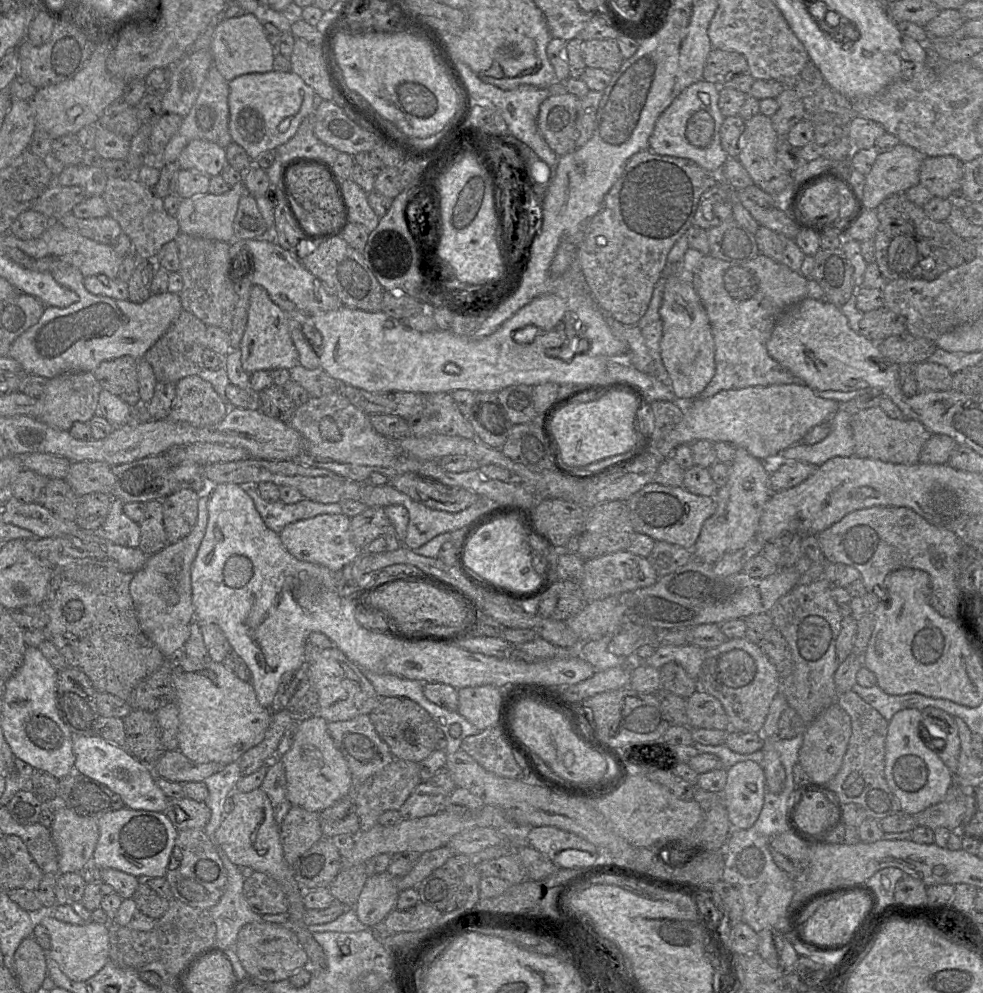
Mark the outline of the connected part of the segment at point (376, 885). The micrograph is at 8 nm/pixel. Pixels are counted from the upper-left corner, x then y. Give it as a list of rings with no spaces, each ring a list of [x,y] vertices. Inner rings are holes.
[[[387,871],[367,877],[355,904],[355,912],[364,925],[374,927],[393,909],[399,895],[396,878]]]

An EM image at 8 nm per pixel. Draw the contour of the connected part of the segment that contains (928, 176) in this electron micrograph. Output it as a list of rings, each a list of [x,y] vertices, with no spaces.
[[[955,156],[924,157],[920,166],[919,183],[926,187],[933,197],[947,198],[952,192],[960,189],[963,165]]]

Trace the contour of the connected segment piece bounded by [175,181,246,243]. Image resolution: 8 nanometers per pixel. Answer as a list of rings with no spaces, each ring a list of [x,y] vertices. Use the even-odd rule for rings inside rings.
[[[242,181],[242,183],[232,186],[229,191],[221,195],[206,193],[197,197],[181,199],[175,216],[179,224],[180,232],[208,240],[231,243],[235,240],[233,222],[238,203],[245,193],[246,189]]]

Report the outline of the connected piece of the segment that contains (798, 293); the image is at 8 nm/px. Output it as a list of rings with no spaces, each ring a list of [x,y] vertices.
[[[709,254],[695,269],[691,282],[706,310],[715,345],[715,374],[697,398],[706,399],[720,391],[747,387],[804,384],[769,355],[766,343],[781,314],[807,297],[805,277],[762,254],[746,262],[726,262]]]

